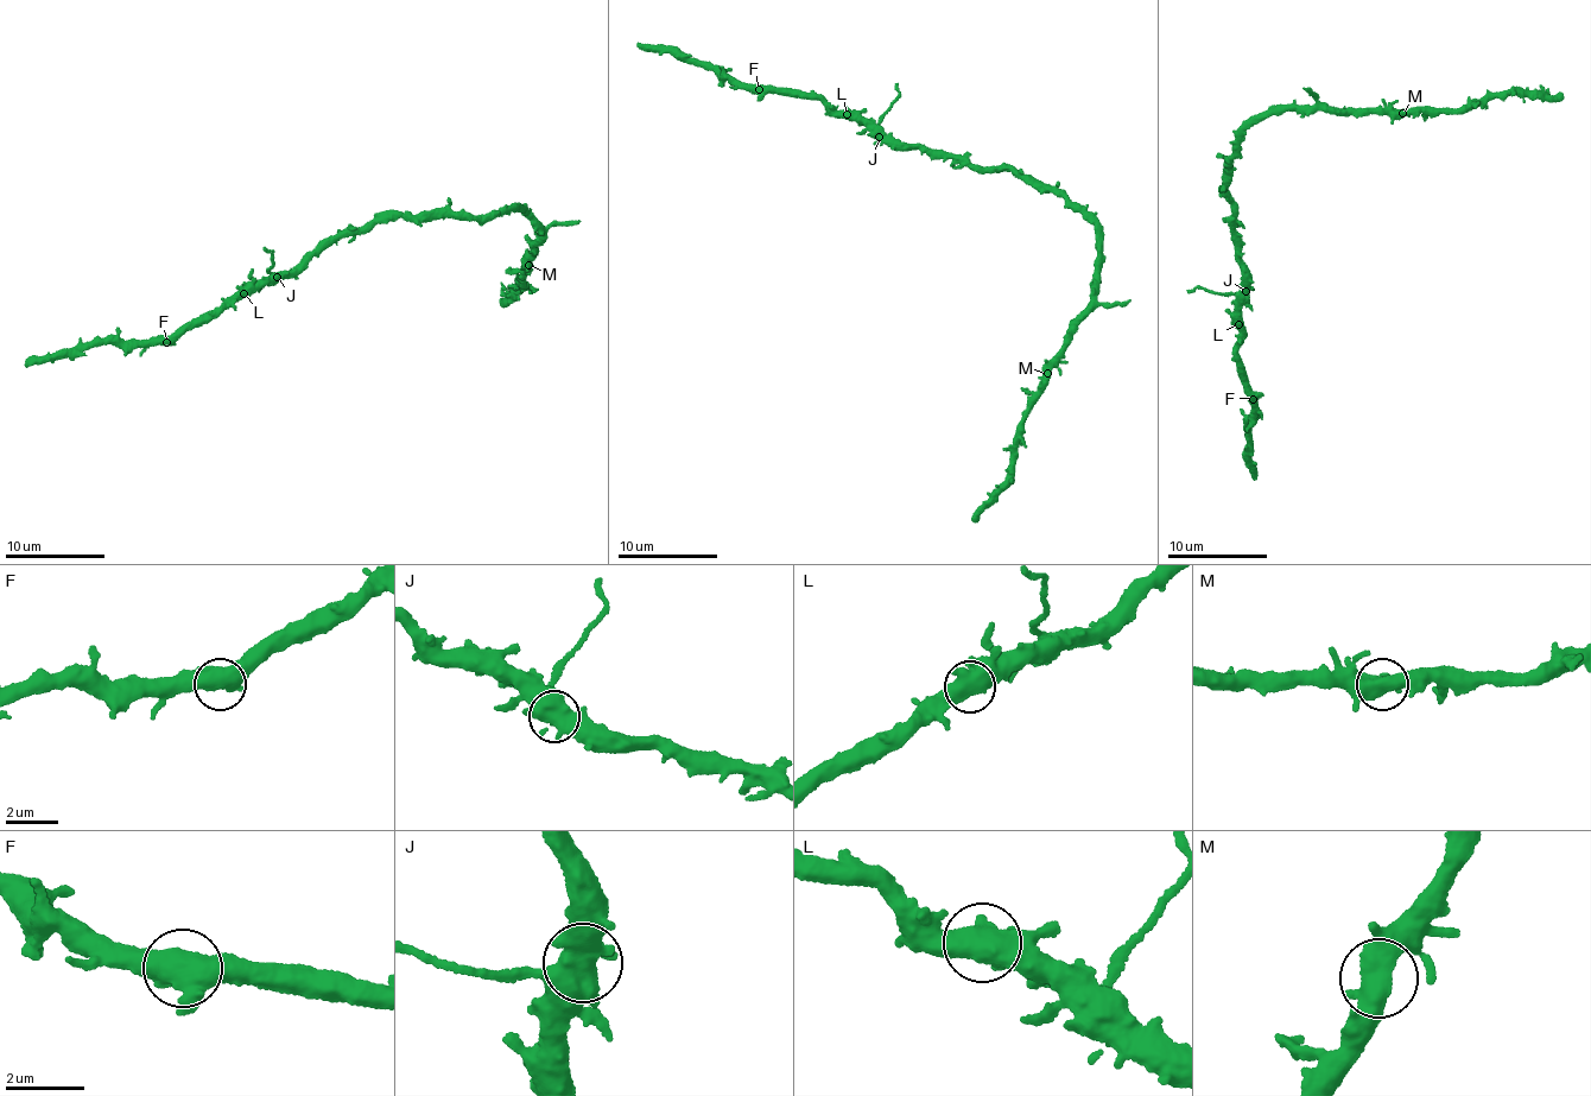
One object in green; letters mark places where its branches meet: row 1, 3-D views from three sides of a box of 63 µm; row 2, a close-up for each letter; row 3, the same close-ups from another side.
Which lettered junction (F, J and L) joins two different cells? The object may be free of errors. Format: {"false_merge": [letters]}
{"false_merge": []}

